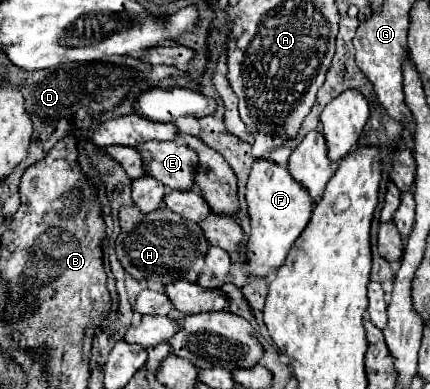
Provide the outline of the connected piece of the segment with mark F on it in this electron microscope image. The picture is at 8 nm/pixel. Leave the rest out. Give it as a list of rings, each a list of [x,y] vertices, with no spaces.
[[[257,160],[253,164],[253,170],[247,180],[245,200],[251,220],[251,234],[245,242],[245,274],[253,278],[267,278],[285,262],[291,246],[305,230],[307,222],[311,220],[313,204],[309,200],[309,192],[297,186],[297,182],[293,182],[287,168],[265,160]]]

